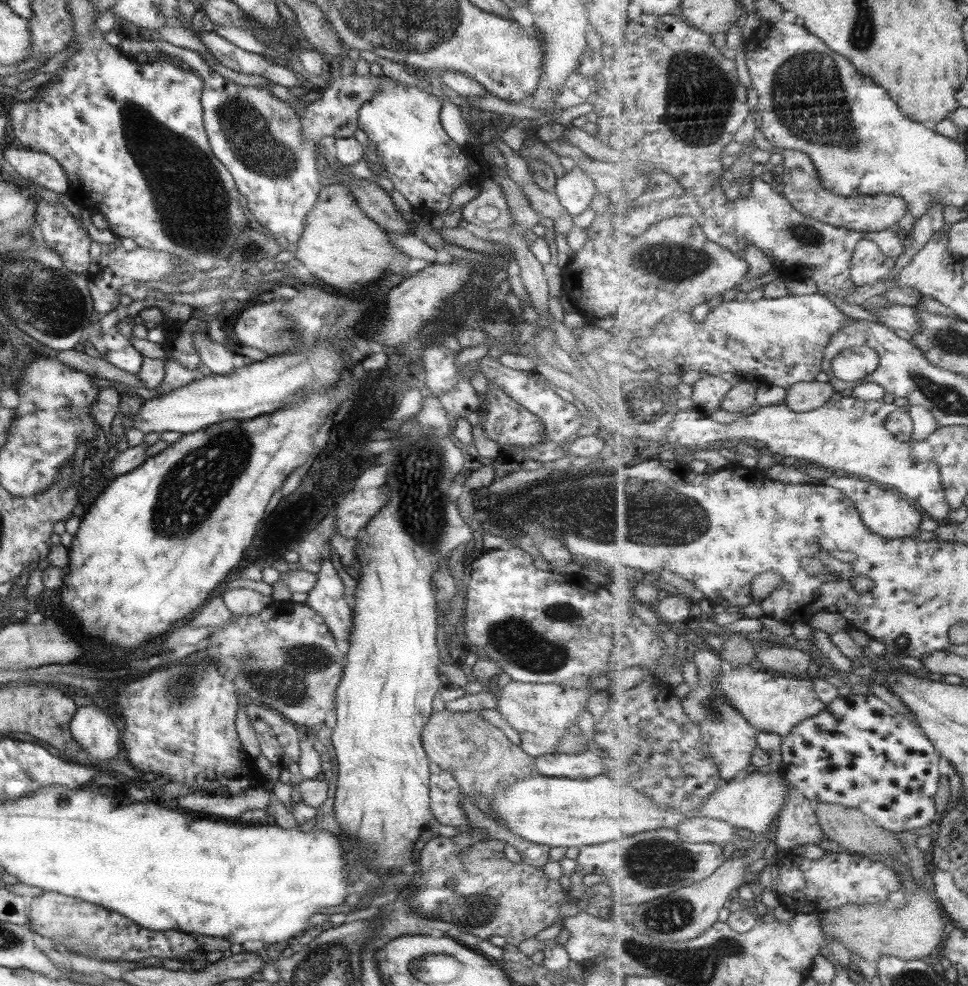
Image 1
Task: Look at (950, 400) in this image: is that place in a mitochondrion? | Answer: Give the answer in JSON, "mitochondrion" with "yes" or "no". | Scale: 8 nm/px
{"mitochondrion":"yes"}

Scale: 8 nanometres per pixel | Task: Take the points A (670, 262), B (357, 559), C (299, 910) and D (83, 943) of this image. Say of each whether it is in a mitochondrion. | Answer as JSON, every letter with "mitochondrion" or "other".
{"A":"mitochondrion","B":"other","C":"other","D":"mitochondrion"}

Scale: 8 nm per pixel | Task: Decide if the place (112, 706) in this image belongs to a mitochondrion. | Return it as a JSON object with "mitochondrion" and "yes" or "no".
{"mitochondrion":"no"}

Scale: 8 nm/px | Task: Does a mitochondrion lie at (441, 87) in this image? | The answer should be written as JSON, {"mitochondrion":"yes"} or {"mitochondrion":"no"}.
{"mitochondrion":"no"}

